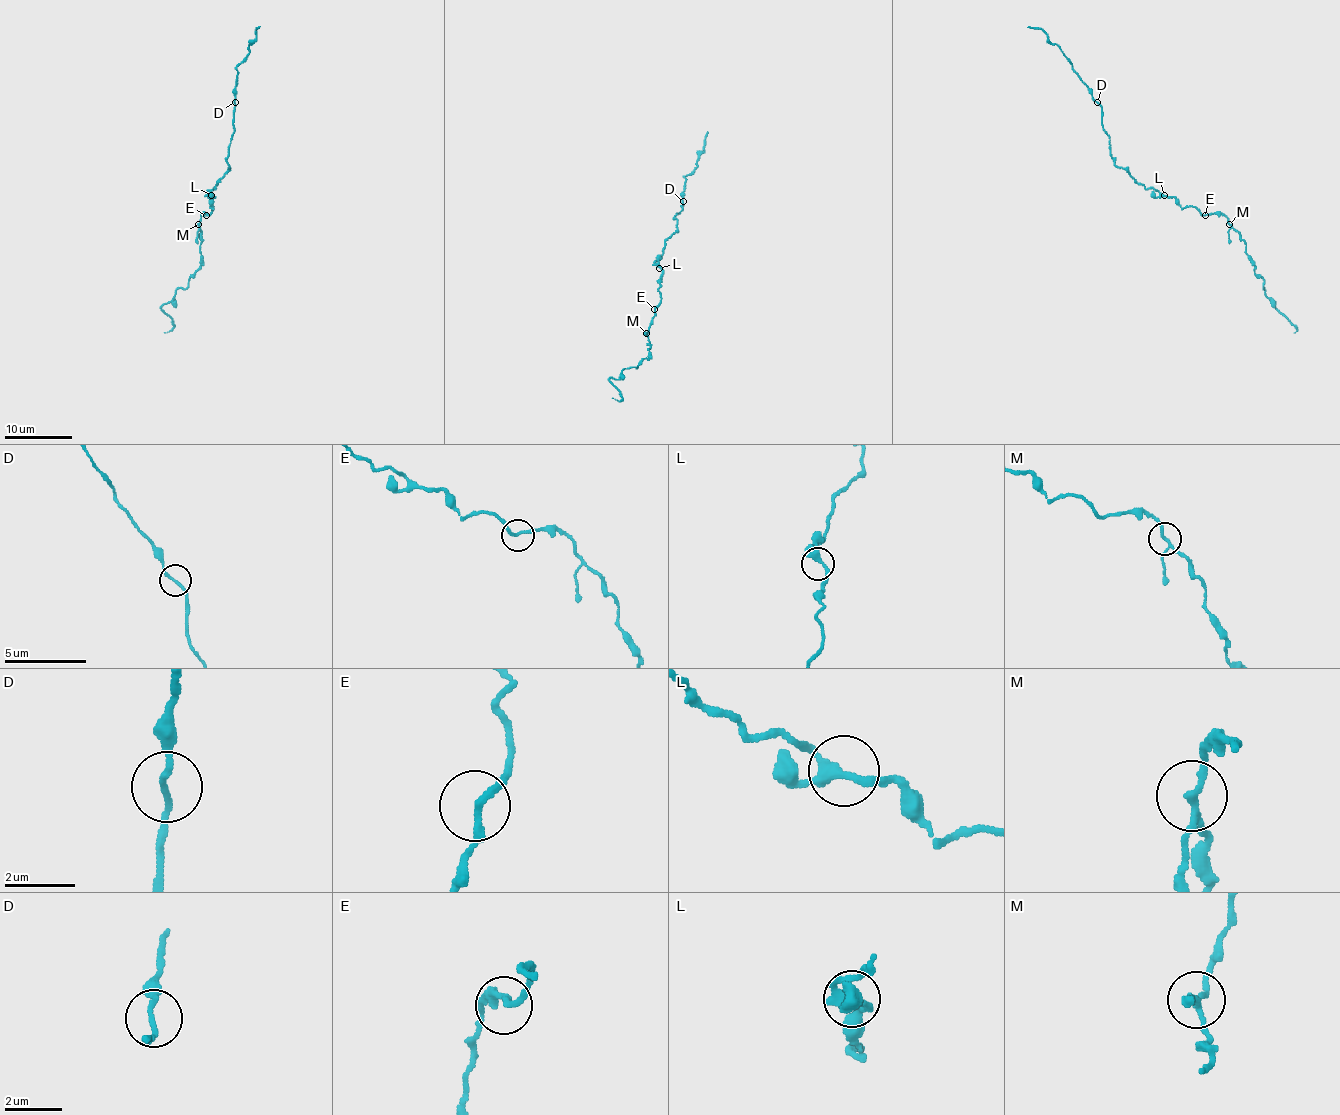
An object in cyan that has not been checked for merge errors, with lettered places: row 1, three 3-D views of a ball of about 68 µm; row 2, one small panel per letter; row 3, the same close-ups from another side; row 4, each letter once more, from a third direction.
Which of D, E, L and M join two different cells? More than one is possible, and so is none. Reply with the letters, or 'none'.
none

